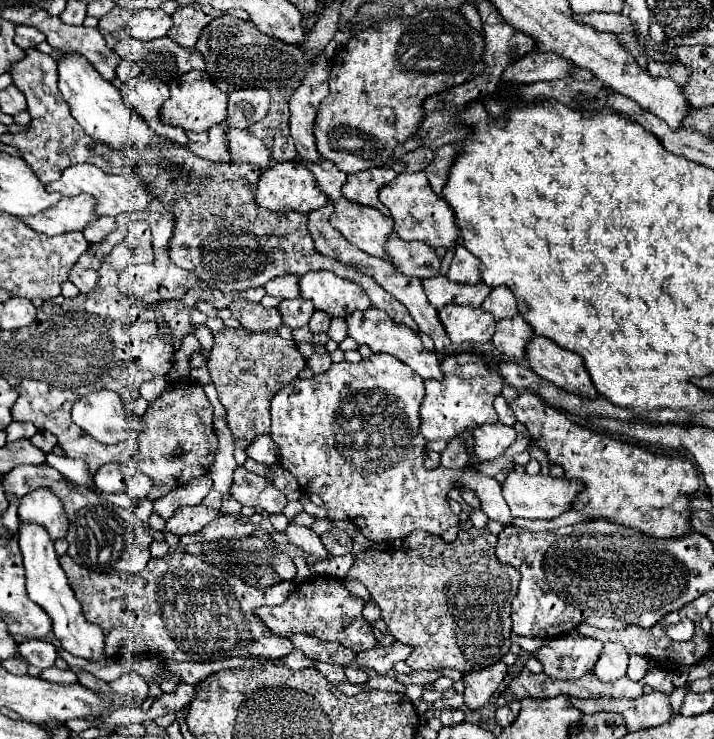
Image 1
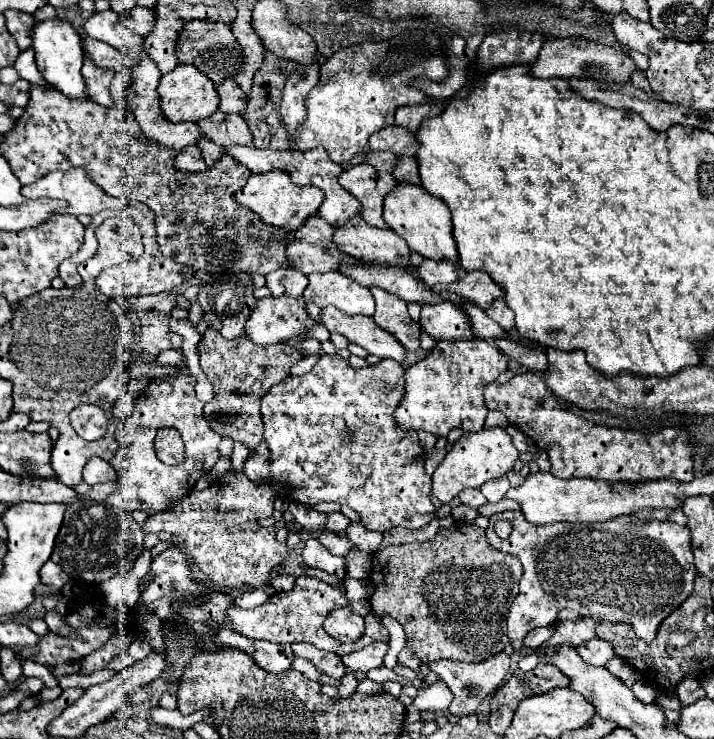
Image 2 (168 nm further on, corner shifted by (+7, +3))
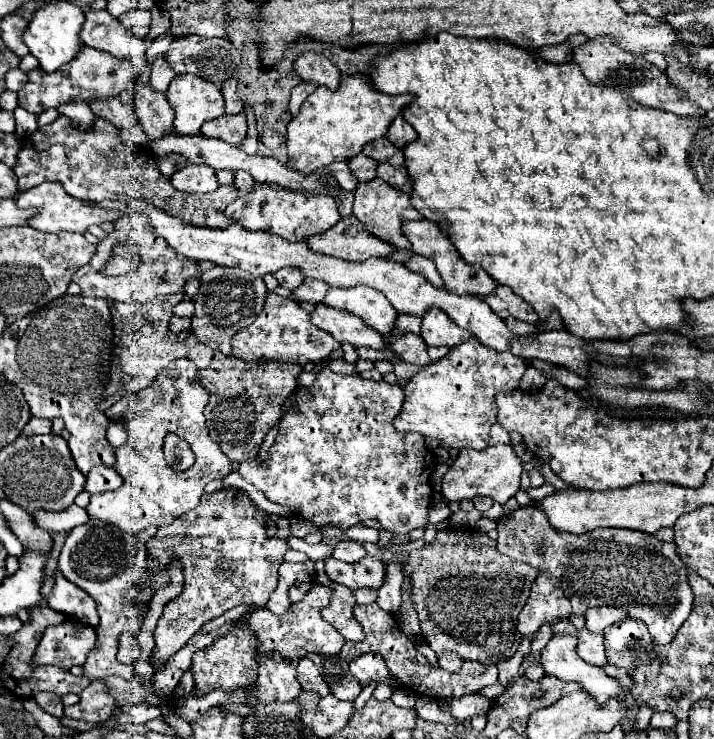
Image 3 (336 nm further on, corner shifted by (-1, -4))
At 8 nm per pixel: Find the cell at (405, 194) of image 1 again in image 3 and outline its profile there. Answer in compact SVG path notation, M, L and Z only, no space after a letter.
M416 220L416 222L404 222L402 226L404 236L412 244L412 252L420 254L428 260L432 260L444 280L444 286L454 292L454 294L488 294L496 288L496 282L480 268L480 266L470 266L460 258L460 252L452 244L452 240L440 230L436 222L430 220Z

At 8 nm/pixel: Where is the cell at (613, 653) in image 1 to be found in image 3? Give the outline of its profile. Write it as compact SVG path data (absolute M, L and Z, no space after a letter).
M578 630L578 654L592 666L606 666L604 638L602 634L590 634L588 630Z

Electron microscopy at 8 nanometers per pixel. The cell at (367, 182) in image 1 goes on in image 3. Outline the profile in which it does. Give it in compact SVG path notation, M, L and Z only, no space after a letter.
M374 178L370 182L358 182L354 190L354 216L368 228L370 234L376 238L396 246L396 248L410 248L410 242L402 234L402 222L406 220L420 220L422 216L412 208L410 194L396 190L388 182L382 182L380 178Z

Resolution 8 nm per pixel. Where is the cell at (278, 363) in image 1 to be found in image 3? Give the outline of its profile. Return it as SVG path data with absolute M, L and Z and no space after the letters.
M220 350L214 352L210 366L200 370L200 380L210 392L210 402L204 410L210 438L232 462L240 464L246 460L256 460L264 436L280 420L284 400L298 388L300 372L302 364L298 362L246 362L236 356L226 356Z

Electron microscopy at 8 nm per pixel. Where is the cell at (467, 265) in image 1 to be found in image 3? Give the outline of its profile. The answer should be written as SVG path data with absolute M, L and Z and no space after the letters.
M414 256L406 266L408 266L408 268L412 268L416 274L424 276L424 278L434 286L434 288L444 288L444 282L442 282L442 278L440 278L440 274L438 274L438 270L436 270L434 262L428 262L426 258Z

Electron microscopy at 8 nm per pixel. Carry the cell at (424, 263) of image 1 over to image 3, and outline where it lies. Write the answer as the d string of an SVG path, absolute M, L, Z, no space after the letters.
M354 216L340 218L332 230L326 230L324 234L318 234L316 238L308 240L310 248L314 252L350 260L350 262L360 262L368 260L372 256L378 258L390 258L396 248L390 246L388 242L382 242L380 238L374 238L360 220Z

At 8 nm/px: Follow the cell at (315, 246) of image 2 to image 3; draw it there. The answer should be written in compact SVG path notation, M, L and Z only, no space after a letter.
M284 268L278 270L274 274L274 278L280 282L280 286L284 286L286 290L294 290L302 280L304 280L304 272L300 268Z

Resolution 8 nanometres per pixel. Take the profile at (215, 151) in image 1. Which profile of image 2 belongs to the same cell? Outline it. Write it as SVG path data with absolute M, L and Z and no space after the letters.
M188 147L184 153L178 153L178 155L176 155L176 169L178 169L178 171L200 173L200 171L206 171L208 165L204 163L200 149Z

